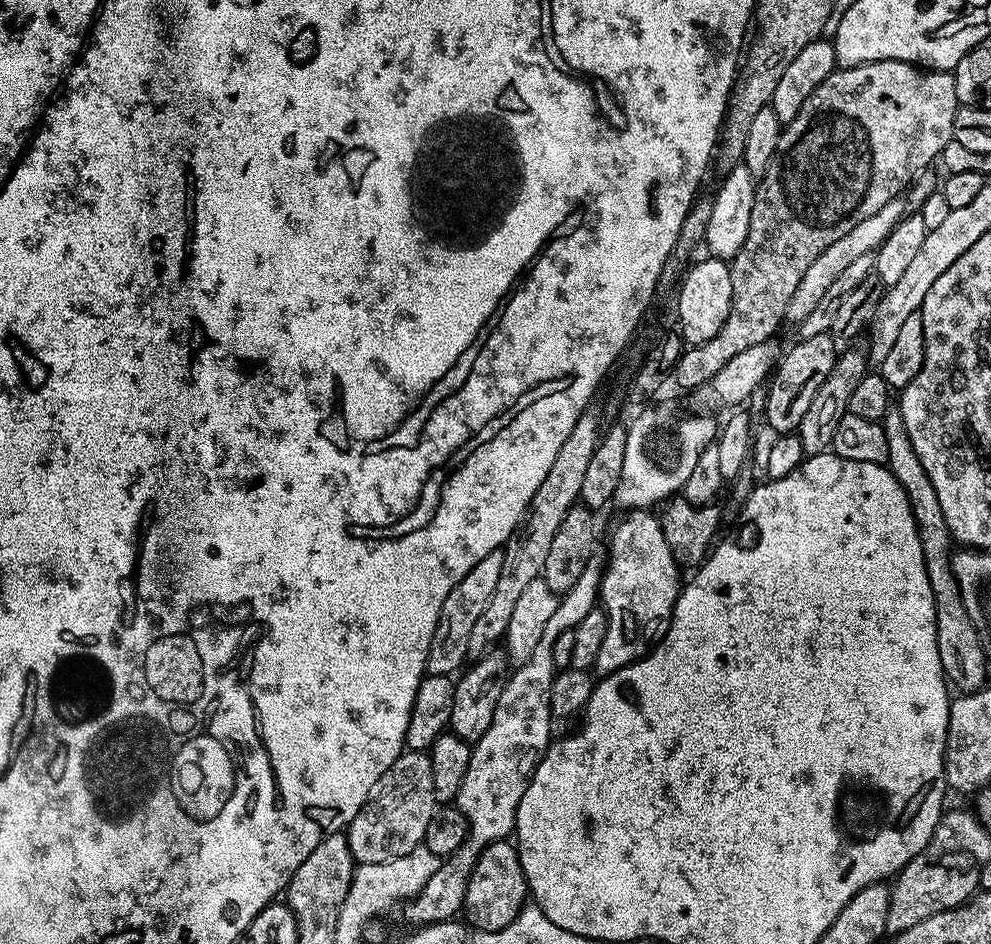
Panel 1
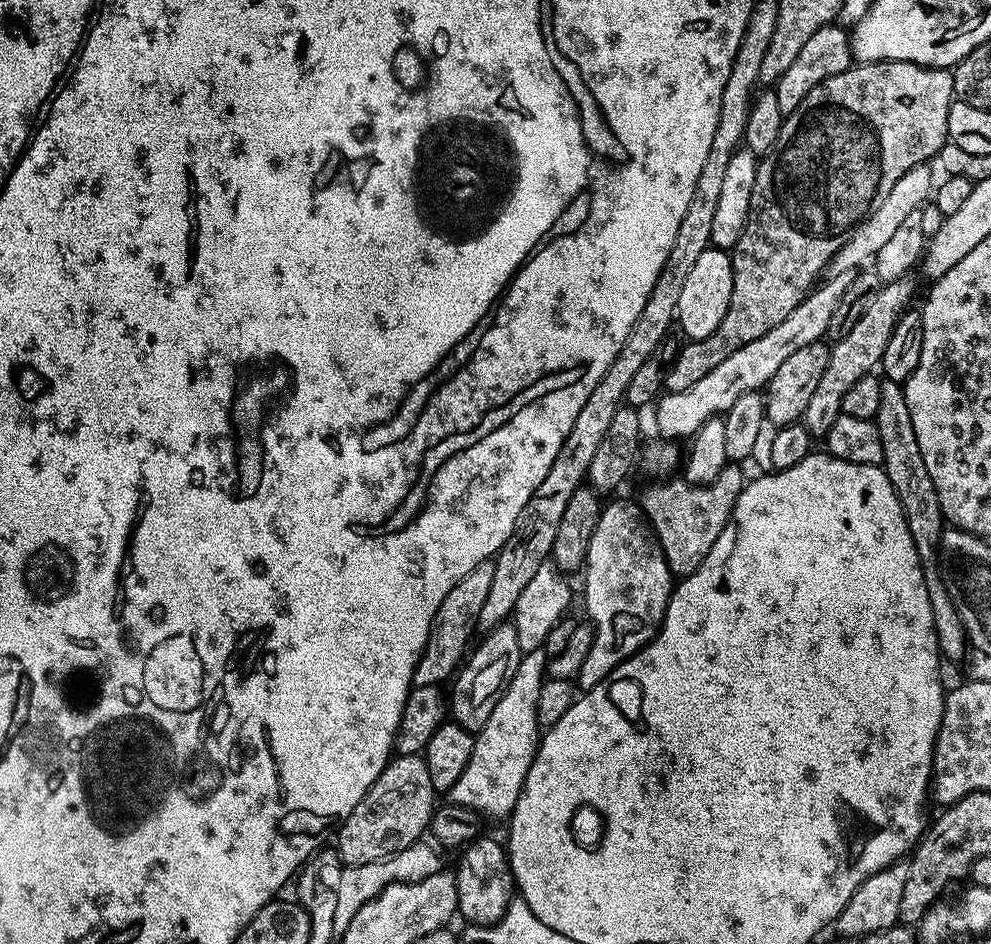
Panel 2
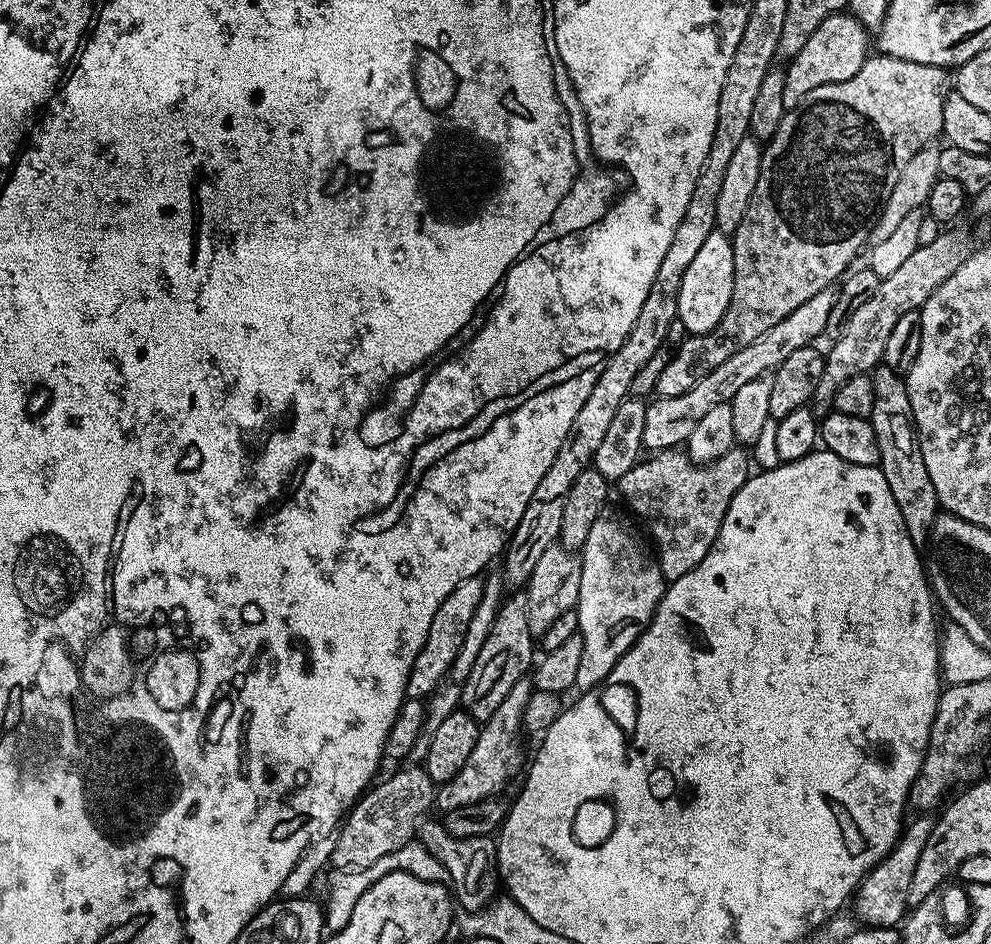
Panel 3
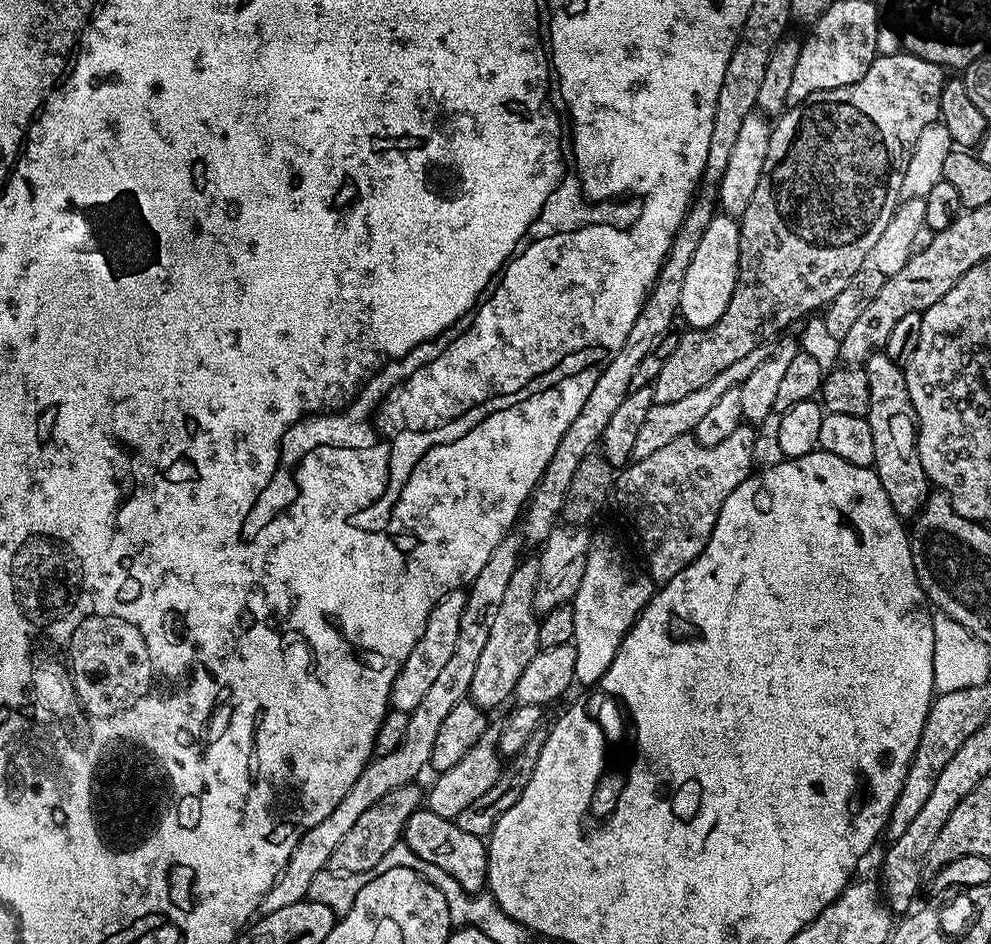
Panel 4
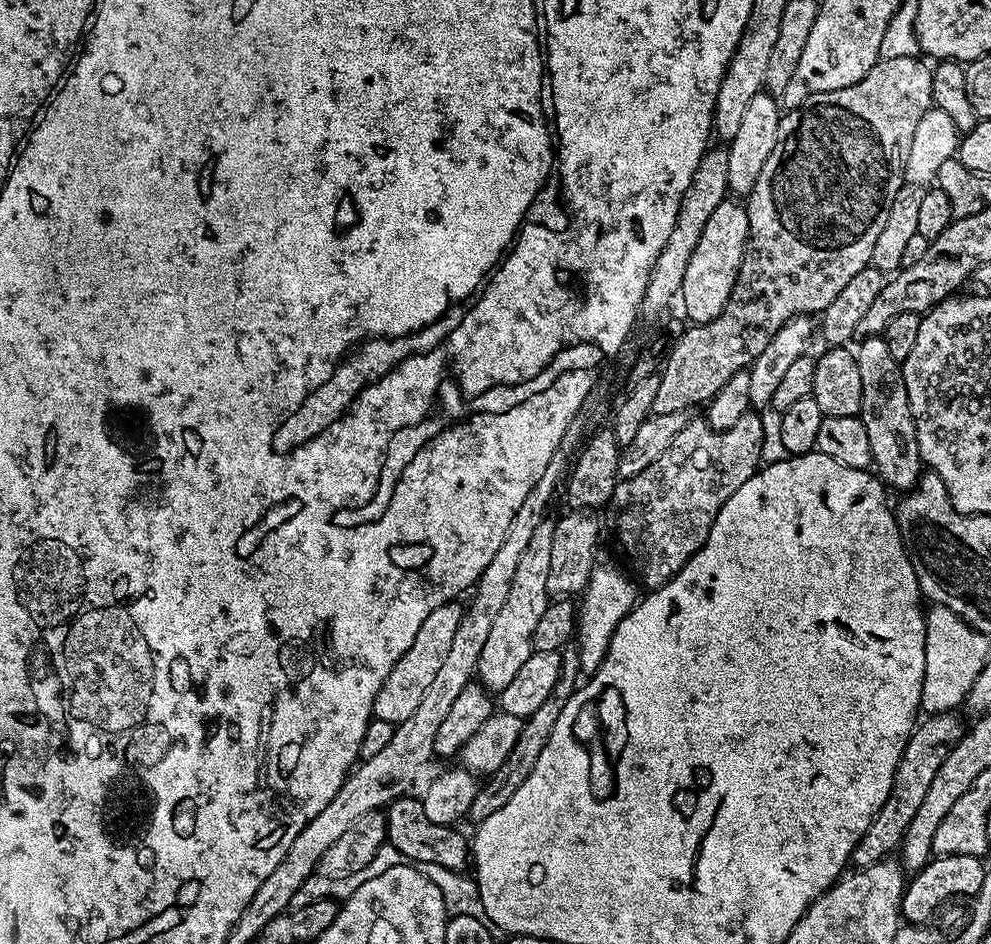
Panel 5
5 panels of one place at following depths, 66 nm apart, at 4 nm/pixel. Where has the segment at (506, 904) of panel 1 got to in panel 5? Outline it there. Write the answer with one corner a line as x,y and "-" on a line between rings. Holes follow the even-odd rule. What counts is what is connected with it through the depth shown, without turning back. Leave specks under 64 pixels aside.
409,794
392,801
386,809
388,822
387,843
394,846
394,850
400,852
405,861
415,862
417,865
422,862
434,862
438,866
446,866
446,870
464,872
470,864
470,840
463,836
456,828
448,824
439,824
431,820
429,809
425,808
423,799

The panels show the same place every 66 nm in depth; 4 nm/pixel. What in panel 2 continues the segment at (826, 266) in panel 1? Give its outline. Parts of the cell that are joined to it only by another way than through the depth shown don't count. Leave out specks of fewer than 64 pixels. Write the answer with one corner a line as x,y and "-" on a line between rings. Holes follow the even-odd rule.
927,163
916,164
910,170
906,170
906,174
902,174
902,178
898,178
898,182
894,182
894,187
890,190
888,197
882,202
882,206
878,206
878,210
874,210
874,214
867,216
848,235
844,245
834,254
834,258
828,263
826,269
828,276
837,276
847,272
855,273
867,265
864,264
867,260
868,263
875,261
878,250
882,250
882,245
898,231
901,222
909,214
920,211
929,203
930,197
934,192
934,179
932,180
932,172
928,167

